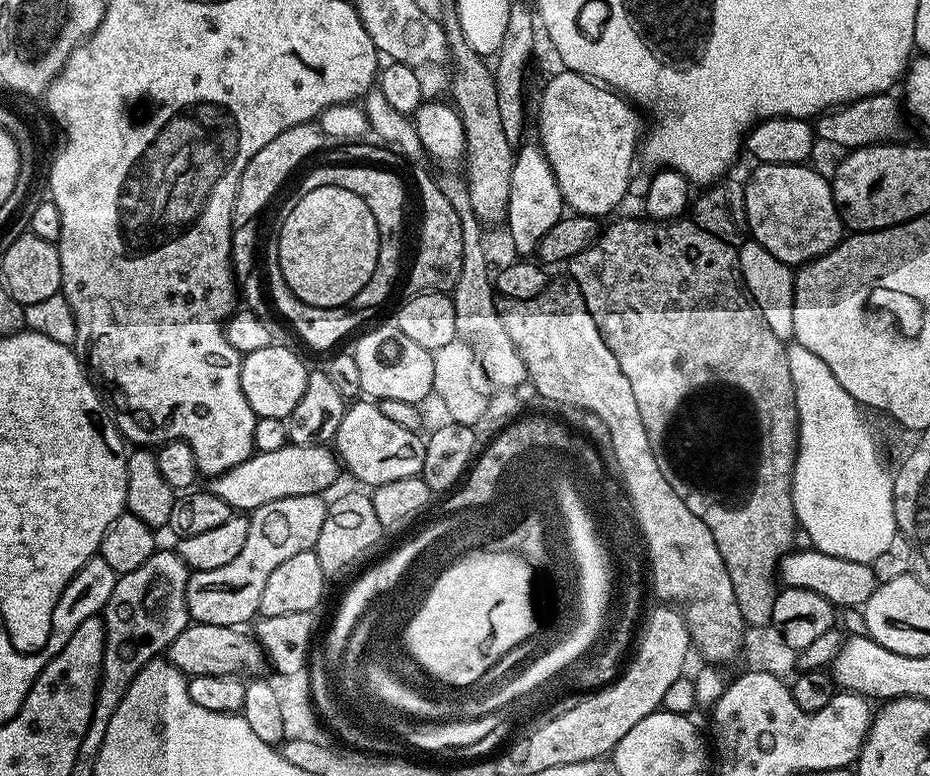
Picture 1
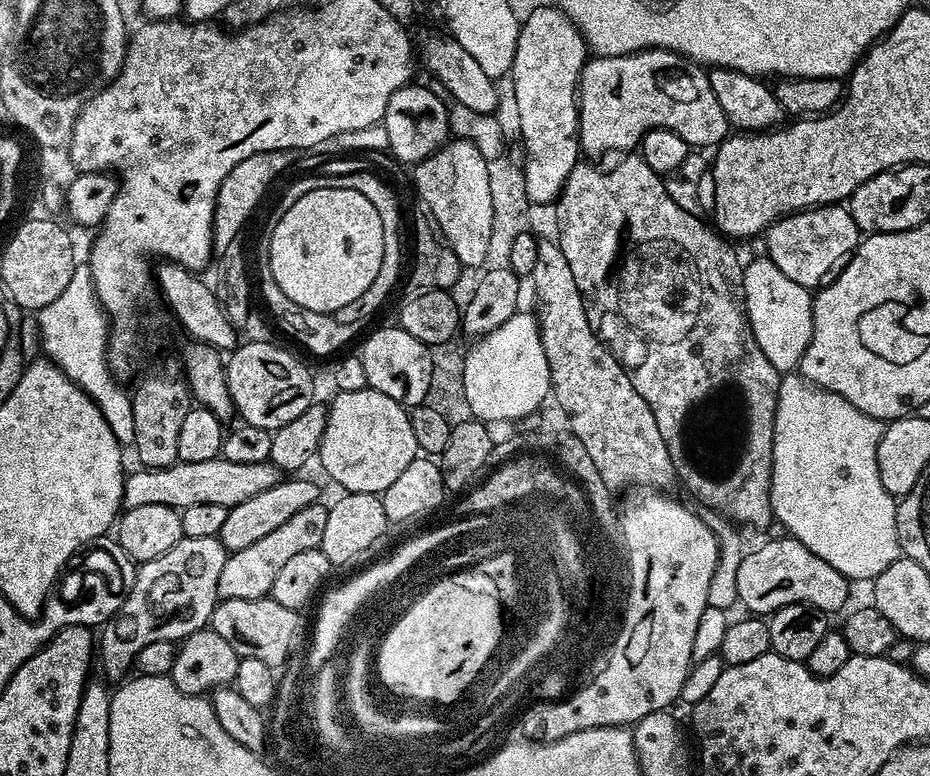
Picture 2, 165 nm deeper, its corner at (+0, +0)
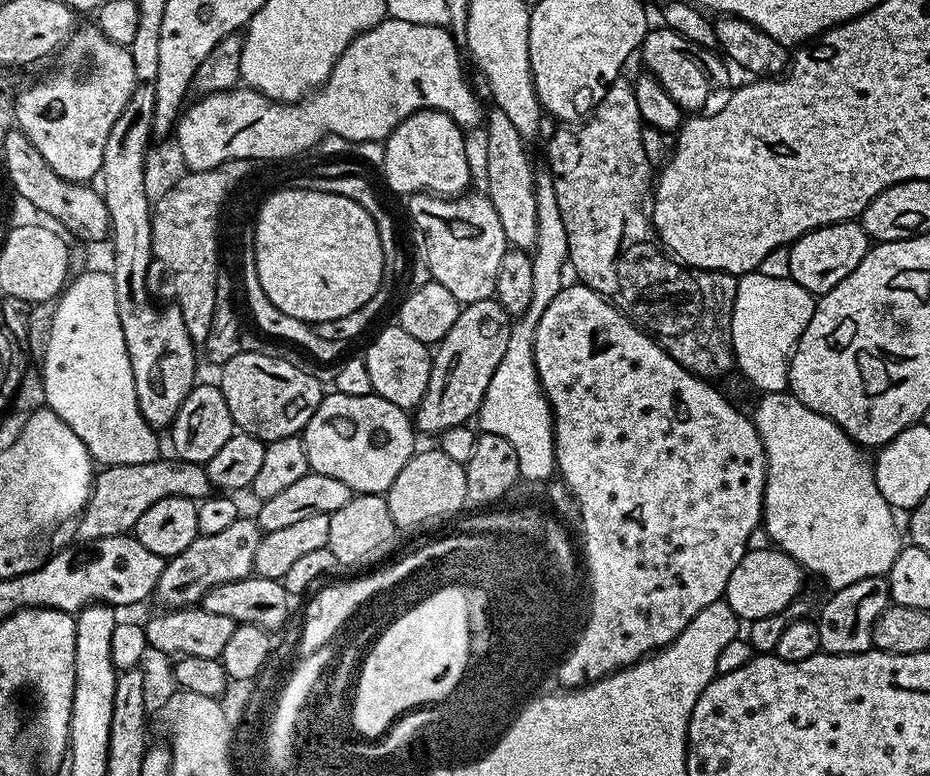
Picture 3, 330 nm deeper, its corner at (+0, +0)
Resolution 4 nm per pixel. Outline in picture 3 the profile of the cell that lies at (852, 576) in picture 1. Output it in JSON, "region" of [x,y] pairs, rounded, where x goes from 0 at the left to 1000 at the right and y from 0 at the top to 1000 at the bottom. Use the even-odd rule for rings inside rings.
{"region":[[[833,704],[810,706],[801,711],[798,724],[789,729],[785,750],[781,755],[777,772],[789,786],[789,791],[800,802],[808,802],[825,794],[837,794],[861,767],[866,733],[853,716],[846,716]]]}

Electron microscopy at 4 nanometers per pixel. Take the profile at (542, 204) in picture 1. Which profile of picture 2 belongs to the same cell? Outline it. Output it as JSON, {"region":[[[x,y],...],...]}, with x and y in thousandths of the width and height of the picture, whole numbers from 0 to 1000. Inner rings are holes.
{"region":[[[598,8],[572,13],[558,36],[559,43],[553,46],[548,99],[557,129],[558,184],[563,186],[565,247],[573,264],[592,264],[606,244],[609,229],[620,220],[626,201],[622,115],[634,63],[619,30]]]}

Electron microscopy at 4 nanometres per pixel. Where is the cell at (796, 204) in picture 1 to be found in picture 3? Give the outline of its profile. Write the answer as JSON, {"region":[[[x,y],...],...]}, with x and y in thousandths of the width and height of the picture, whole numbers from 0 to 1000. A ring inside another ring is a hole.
{"region":[[[909,284],[906,289],[889,289],[883,294],[862,302],[846,321],[846,354],[858,369],[874,379],[885,379],[897,374],[905,358],[910,358],[931,332],[935,318],[935,305],[929,300],[928,287]]]}

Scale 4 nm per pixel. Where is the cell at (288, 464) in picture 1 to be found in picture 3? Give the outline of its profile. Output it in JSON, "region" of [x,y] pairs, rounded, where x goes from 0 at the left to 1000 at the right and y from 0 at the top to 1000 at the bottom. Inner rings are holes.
{"region":[[[171,590],[153,599],[123,599],[108,606],[112,608],[104,607],[98,639],[84,665],[86,677],[82,680],[83,688],[90,698],[131,691],[141,687],[148,668],[153,668],[166,647],[174,647],[174,642],[195,639],[214,647],[229,638],[230,630],[220,599],[184,591]]]}

